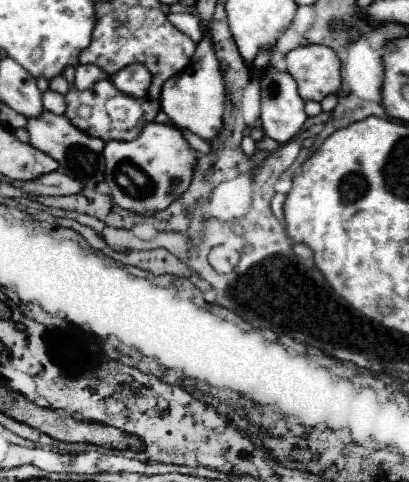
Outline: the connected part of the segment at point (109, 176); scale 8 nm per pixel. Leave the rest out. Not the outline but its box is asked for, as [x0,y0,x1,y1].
[103,122,197,214]

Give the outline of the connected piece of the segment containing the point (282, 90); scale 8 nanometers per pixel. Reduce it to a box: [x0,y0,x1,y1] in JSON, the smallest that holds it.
[261,68,307,144]

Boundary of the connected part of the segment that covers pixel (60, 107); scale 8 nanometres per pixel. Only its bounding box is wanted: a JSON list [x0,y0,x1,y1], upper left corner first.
[43,90,65,114]

